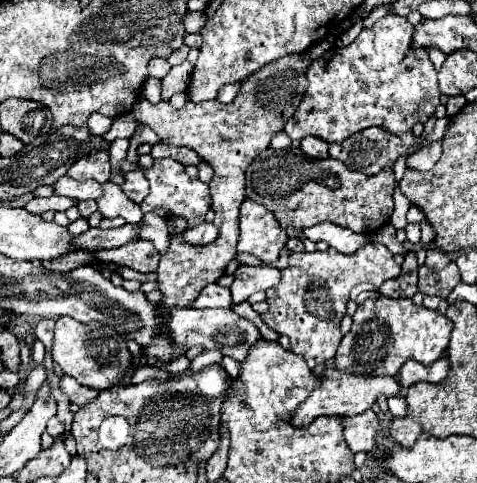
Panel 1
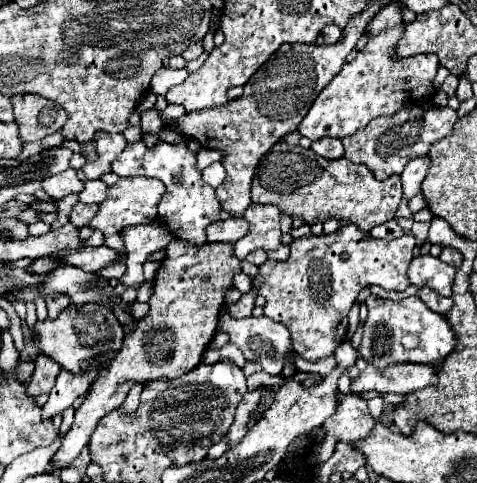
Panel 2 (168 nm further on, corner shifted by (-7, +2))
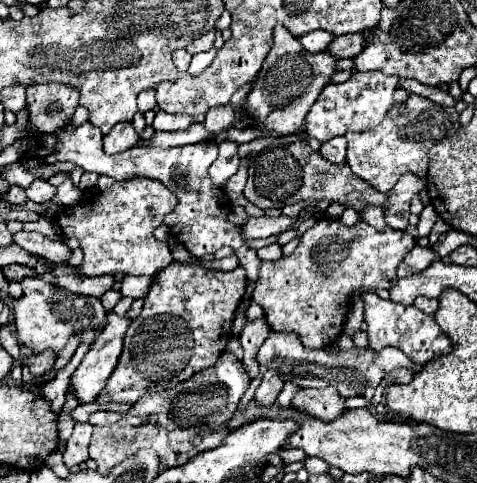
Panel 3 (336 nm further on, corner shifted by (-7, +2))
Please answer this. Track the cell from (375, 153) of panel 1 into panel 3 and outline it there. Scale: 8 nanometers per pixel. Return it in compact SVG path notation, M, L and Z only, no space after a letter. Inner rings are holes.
M410 93L406 101L394 103L388 109L384 121L376 125L372 131L346 133L348 139L346 163L350 165L354 175L364 177L364 181L368 181L380 193L388 193L404 173L412 173L426 181L428 151L436 141L458 131L460 127L458 117L460 115L454 107L444 107L426 97Z

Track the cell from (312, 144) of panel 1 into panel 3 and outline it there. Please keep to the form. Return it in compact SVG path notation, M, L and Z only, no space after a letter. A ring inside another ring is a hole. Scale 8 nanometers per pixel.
M334 137L320 147L320 155L330 163L344 163L346 161L346 137Z

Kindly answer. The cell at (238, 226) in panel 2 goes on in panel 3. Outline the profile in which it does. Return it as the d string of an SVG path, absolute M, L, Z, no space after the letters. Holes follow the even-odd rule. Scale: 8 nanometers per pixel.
M250 217L248 223L242 227L246 239L266 239L272 235L280 235L282 231L294 229L300 217Z

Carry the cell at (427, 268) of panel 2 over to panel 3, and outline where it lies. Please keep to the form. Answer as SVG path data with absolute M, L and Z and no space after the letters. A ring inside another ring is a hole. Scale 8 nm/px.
M416 245L416 247L408 253L408 257L404 257L402 265L398 267L398 277L406 277L406 275L412 275L412 273L420 273L420 271L424 271L434 259L440 259L440 257L438 257L432 249Z

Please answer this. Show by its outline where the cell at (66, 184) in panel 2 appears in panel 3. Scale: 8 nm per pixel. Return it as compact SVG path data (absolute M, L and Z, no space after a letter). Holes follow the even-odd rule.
M34 179L32 185L26 189L26 197L28 201L34 203L46 203L56 195L56 187L52 187L48 181L44 179Z

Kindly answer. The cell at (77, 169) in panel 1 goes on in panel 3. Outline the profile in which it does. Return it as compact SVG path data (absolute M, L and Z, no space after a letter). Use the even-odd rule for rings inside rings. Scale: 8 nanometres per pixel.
M118 123L112 127L112 131L108 135L104 135L104 151L108 155L114 155L114 153L120 153L120 151L126 151L130 147L136 145L138 141L138 133L134 131L132 123Z

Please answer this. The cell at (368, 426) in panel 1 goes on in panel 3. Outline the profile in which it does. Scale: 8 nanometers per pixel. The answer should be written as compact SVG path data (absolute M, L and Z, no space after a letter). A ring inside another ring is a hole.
M334 385L324 389L300 389L292 399L292 407L322 421L332 421L346 411L344 399L336 393Z

